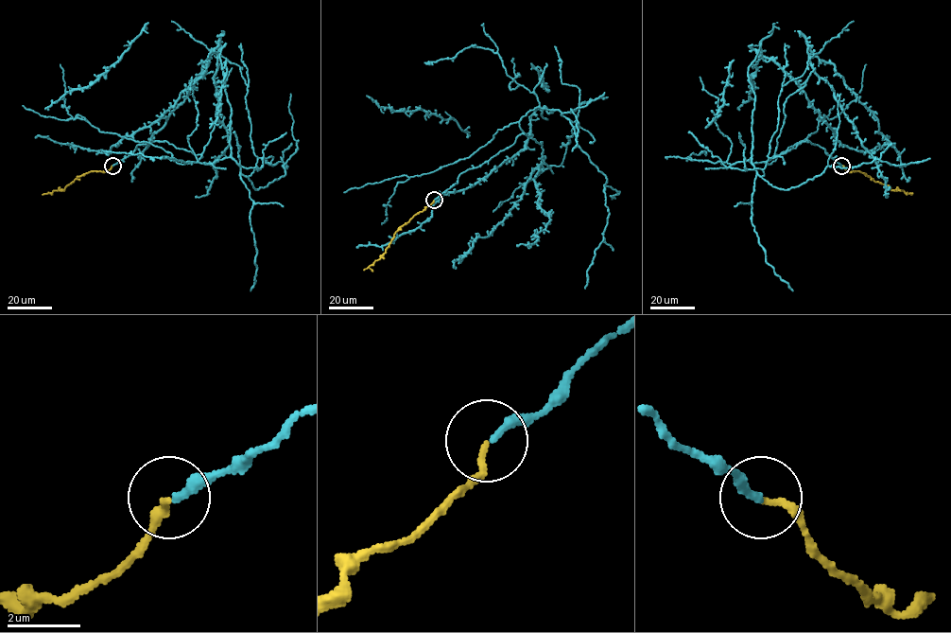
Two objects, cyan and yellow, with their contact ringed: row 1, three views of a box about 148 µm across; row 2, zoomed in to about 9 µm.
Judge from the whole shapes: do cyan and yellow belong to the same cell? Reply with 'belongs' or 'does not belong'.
belongs

